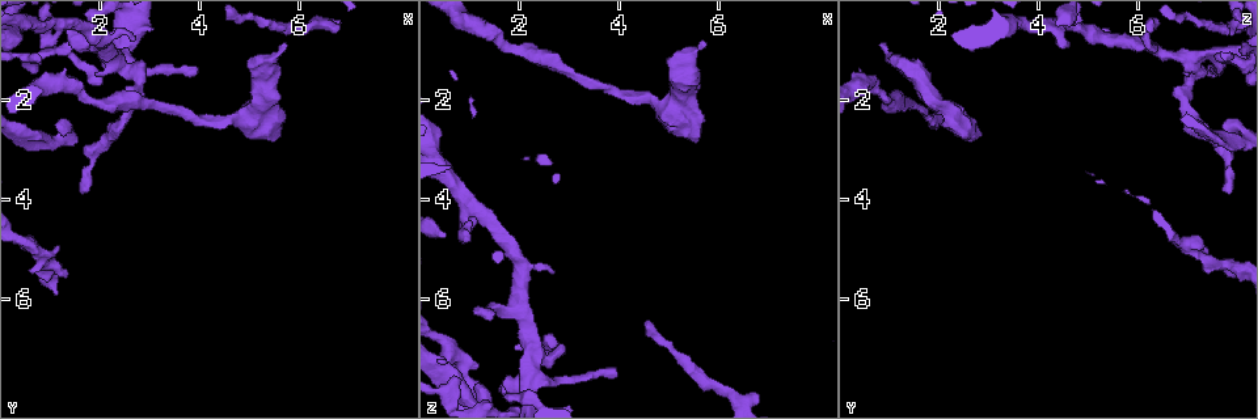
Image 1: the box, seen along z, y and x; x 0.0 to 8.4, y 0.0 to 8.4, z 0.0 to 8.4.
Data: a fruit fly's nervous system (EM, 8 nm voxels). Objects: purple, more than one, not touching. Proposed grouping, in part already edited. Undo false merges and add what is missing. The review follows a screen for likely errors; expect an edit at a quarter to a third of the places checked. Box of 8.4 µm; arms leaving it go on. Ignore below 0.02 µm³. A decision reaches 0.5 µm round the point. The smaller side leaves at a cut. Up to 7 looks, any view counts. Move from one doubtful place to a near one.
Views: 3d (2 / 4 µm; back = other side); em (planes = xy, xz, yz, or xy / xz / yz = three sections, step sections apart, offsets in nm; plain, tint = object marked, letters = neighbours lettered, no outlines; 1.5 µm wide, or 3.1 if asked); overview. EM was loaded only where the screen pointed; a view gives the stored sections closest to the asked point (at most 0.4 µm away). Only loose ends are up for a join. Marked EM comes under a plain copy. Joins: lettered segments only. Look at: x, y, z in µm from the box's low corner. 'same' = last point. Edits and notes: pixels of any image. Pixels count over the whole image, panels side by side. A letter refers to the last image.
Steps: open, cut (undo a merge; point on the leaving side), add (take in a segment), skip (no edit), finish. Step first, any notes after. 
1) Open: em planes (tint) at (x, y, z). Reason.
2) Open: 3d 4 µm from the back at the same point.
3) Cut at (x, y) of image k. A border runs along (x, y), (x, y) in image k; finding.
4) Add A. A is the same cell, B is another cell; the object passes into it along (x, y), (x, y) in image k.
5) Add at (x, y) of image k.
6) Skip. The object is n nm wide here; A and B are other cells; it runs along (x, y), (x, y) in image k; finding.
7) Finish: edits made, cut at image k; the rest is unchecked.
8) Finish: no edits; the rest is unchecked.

Open: 3d 4 µm from the back at (5.75, 0.95, 0.95).

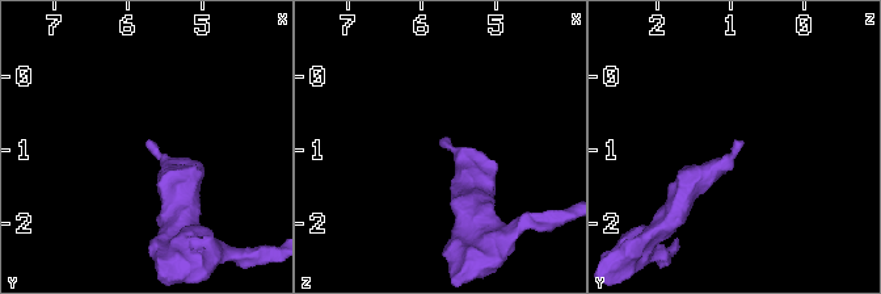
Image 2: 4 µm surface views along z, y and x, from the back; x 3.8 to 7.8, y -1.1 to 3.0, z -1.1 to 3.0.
Open: em xz step 4 (letters) at (5.75, 0.90, 0.95). Shape alone is not enough.

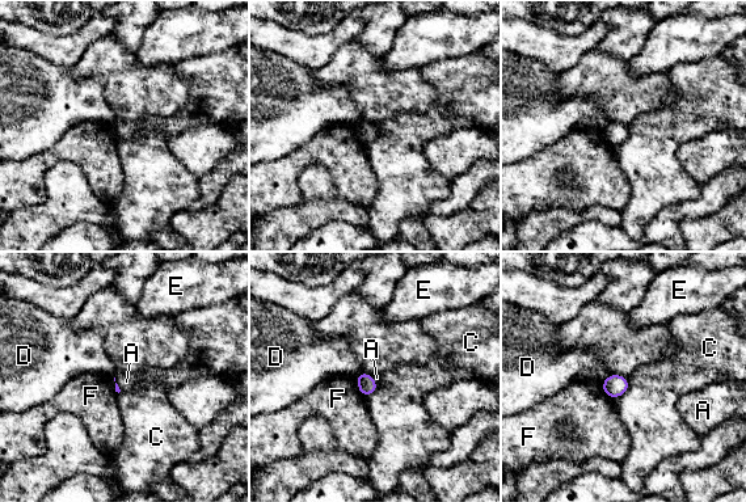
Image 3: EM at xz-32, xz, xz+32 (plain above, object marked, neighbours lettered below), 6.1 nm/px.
Open: em planes (letters) at the same point. Cut it another way.

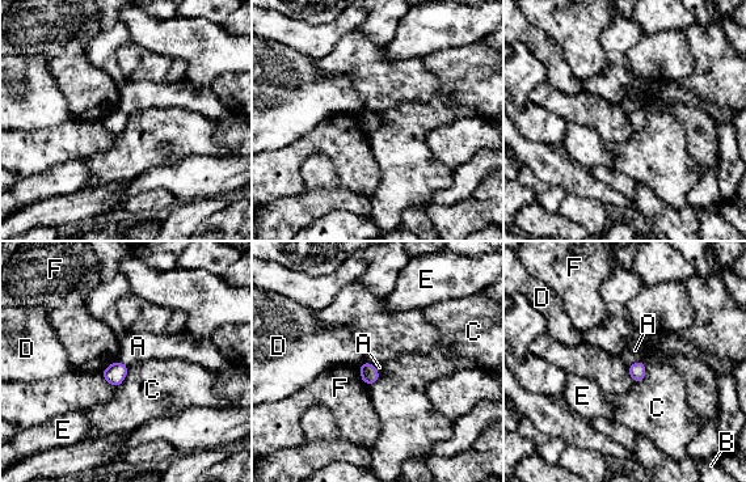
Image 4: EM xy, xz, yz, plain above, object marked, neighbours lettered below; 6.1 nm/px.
Skip. A, B, C, D, E and F are other cells; a border runs along (644, 360), (645, 376), (633, 383) in image 4; no lettered segment goes on from it.

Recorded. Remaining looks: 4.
Open: 3d 2 µm at (2.65, 0.80, 5.50). Branch stops here.

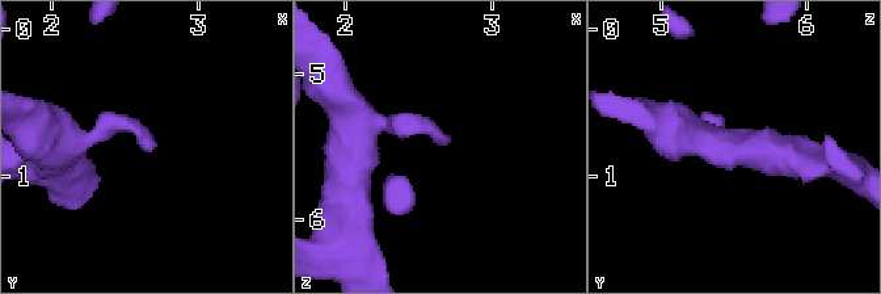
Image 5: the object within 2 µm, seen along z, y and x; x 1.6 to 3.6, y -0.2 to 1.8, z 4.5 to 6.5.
Open: em xz step 8 (letters) at (2.66, 0.80, 5.50). Now the EM.

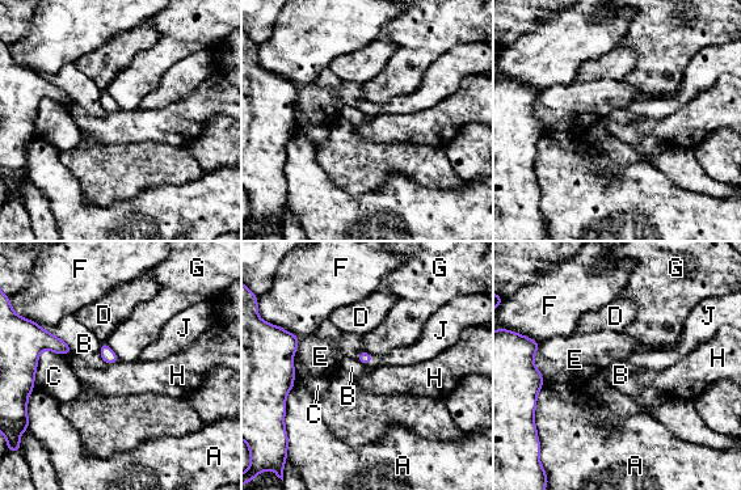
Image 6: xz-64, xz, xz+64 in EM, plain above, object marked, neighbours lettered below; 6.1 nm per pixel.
Add J. J is the same cell, A, B, C, D, E, F, G and H are other cells; the object passes into it along (365, 358), (371, 360), (404, 355) in image 6; it goes on there.

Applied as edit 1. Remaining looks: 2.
Open: 3d 4 µm at (0.90, 5.30, 7.45).

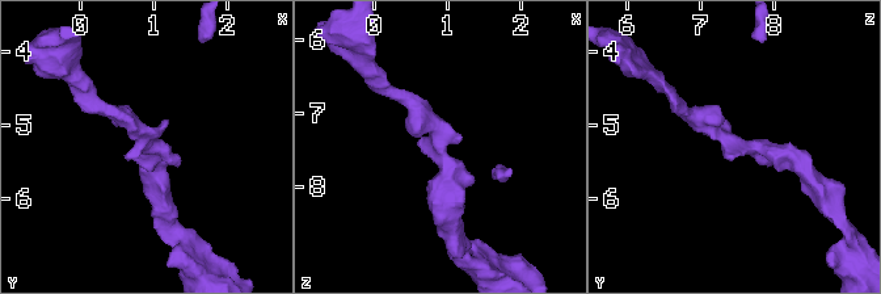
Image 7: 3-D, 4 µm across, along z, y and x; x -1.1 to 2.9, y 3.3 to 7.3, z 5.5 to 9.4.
Open: em planes (letters) at (0.95, 5.30, 7.50). The arms are 260, 340 nm wide; shape alone is not enough.

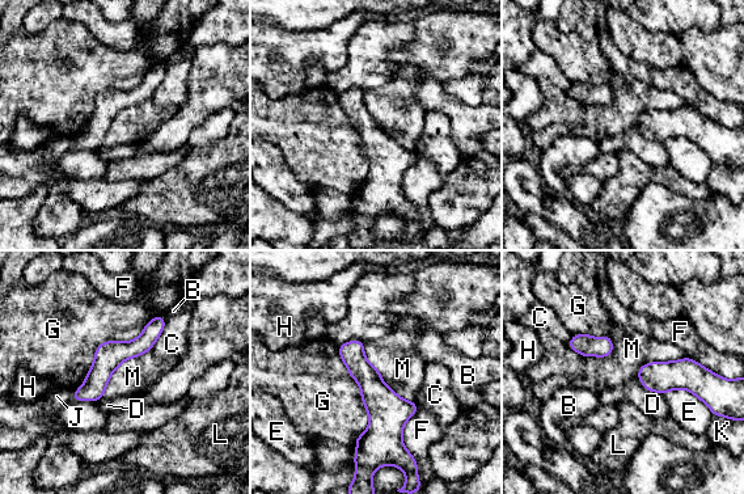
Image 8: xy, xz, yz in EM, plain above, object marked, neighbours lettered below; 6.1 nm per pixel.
Skip. The longest contact is with G, 650 nm; B, C, D, E, F, G, H, J, K, L and M are other cells; it runs along (160, 319), (75, 397) in image 8; all the same neuron.

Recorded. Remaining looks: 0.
Finish: edits made, add at image 6; the rest is unchecked.

